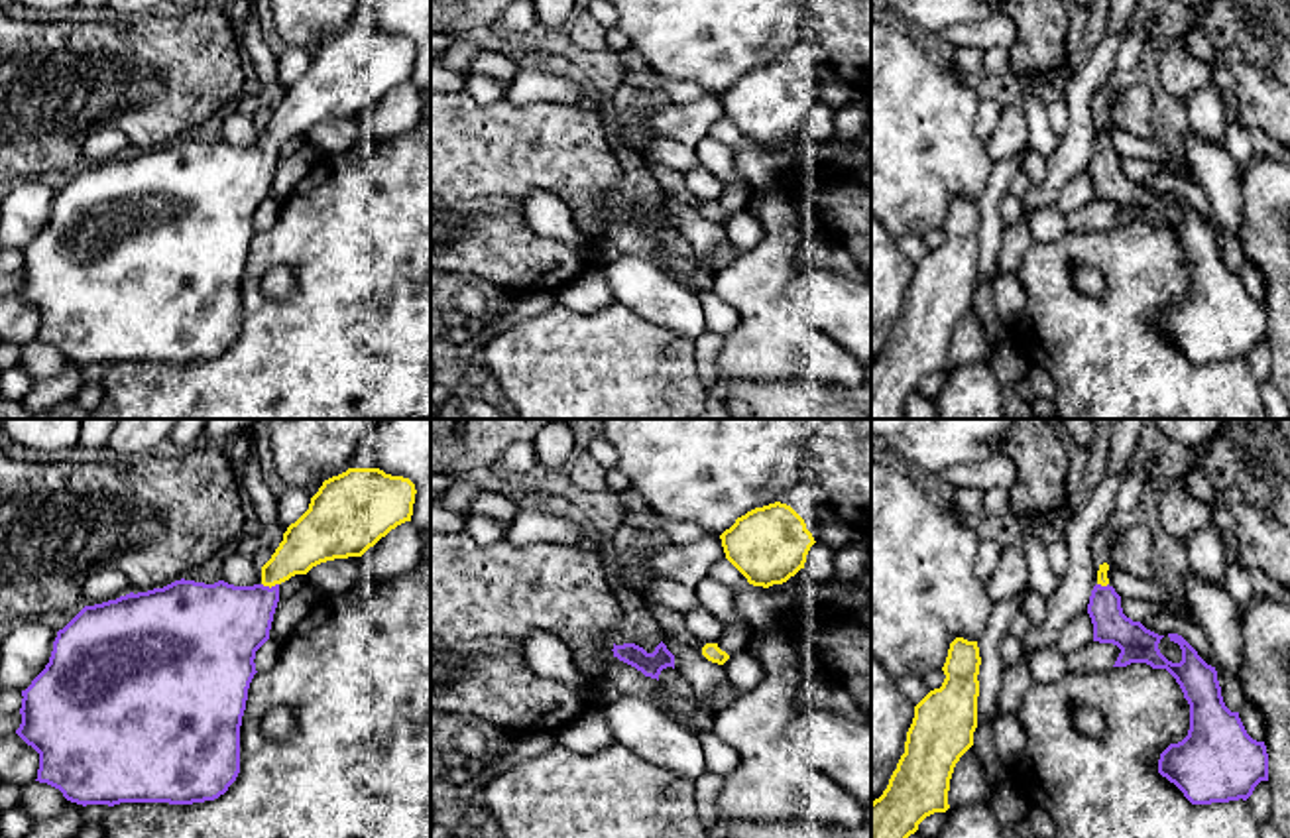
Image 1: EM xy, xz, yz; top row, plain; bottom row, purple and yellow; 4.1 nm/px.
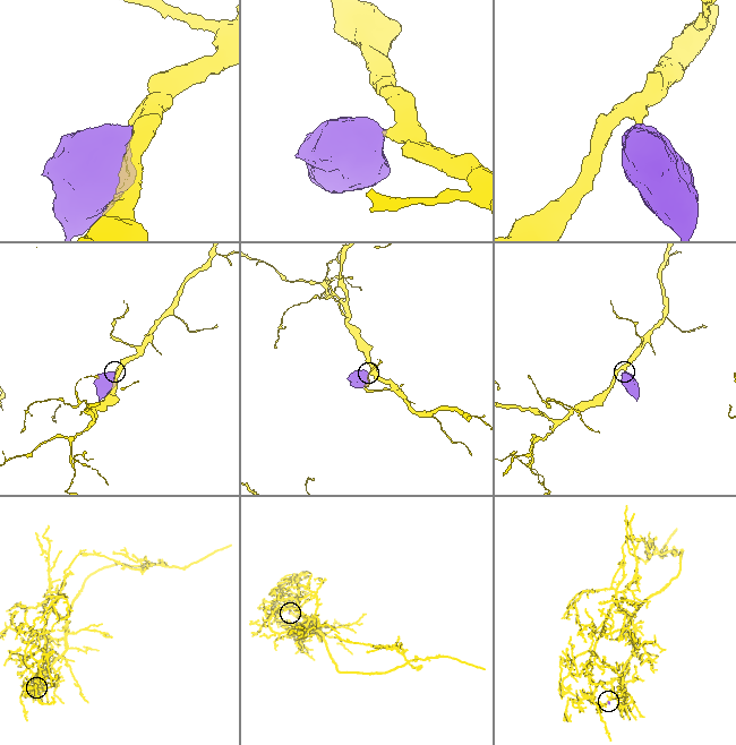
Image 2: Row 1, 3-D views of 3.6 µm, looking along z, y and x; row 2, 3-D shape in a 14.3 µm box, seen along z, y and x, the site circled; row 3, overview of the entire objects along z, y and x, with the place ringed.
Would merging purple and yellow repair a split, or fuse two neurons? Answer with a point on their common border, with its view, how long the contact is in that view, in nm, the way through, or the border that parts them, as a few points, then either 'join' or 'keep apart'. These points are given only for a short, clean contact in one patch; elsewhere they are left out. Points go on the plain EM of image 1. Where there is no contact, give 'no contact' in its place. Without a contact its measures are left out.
xy (268, 146) | 70 nm | across xy (221, 185), (236, 178), (268, 146), (309, 101) | join

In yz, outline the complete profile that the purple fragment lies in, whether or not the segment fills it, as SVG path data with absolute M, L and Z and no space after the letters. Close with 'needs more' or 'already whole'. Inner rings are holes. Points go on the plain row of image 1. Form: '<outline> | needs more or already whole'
M1107 122L1099 124L1087 163L1093 201L1121 209L1113 226L1146 222L1152 228L1166 228L1190 264L1188 295L1160 313L1158 332L1192 364L1247 360L1261 340L1268 340L1264 301L1253 299L1239 271L1225 266L1215 226L1207 224L1182 195L1168 193L1182 209L1182 220L1172 222L1158 209L1164 195L1123 173L1121 155L1109 144L1107 130Z | needs more

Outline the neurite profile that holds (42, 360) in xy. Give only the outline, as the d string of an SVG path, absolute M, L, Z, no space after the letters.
M31 340L22 348L22 356L18 362L28 372L31 384L35 384L55 378L63 370L65 360L67 358L59 348L47 342Z

